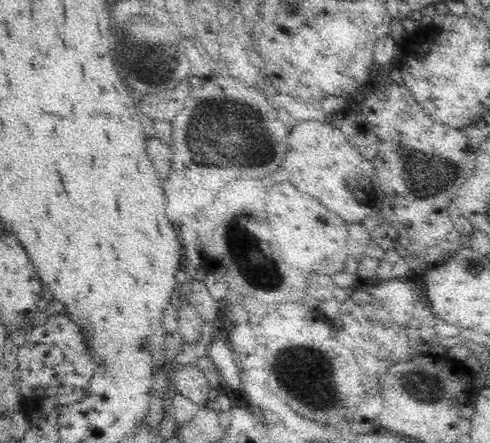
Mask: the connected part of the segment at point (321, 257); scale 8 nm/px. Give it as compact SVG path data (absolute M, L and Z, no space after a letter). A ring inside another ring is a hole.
M282 182L282 184L274 184L270 190L268 190L268 196L266 196L266 216L267 220L270 220L270 228L274 230L272 234L282 240L278 240L281 245L286 248L289 256L289 262L292 262L292 266L298 269L299 273L303 276L309 274L331 274L334 278L342 278L344 275L343 264L345 257L348 254L347 244L347 226L336 213L332 212L328 208L324 208L322 203L316 202L312 196L304 194L299 190L296 190L295 186L292 186L290 182Z

